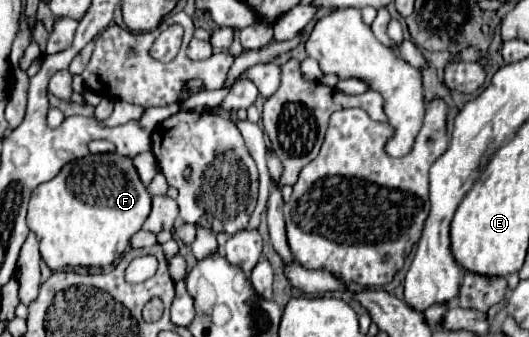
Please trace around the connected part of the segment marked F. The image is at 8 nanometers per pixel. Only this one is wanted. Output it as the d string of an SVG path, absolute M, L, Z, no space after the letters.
M89 154L61 168L61 172L37 186L29 200L27 226L39 240L41 256L45 264L55 272L63 268L107 268L111 266L125 250L129 250L129 240L135 232L141 230L145 218L151 212L151 196L139 180L131 158L119 154Z

